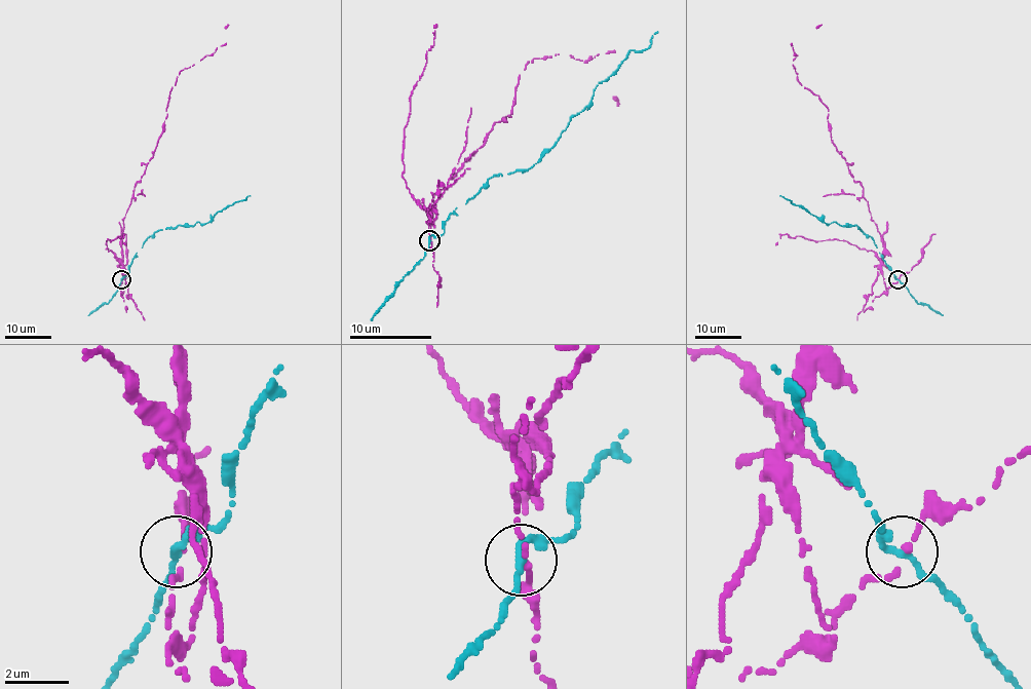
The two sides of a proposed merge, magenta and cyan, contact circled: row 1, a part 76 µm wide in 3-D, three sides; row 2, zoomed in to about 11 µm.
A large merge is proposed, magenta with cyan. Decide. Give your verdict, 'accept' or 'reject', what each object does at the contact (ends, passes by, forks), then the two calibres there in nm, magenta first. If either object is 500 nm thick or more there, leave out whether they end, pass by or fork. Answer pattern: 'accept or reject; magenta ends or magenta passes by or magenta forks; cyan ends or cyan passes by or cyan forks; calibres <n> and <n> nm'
reject; magenta ends; cyan passes by; calibres 200 and 200 nm

